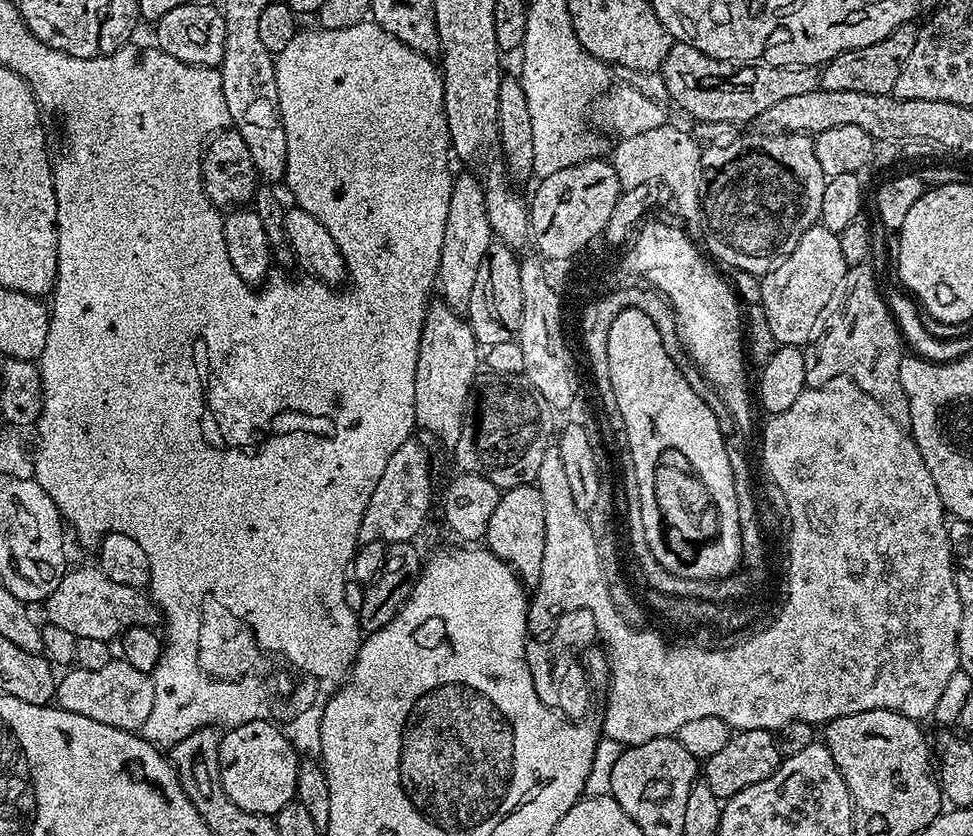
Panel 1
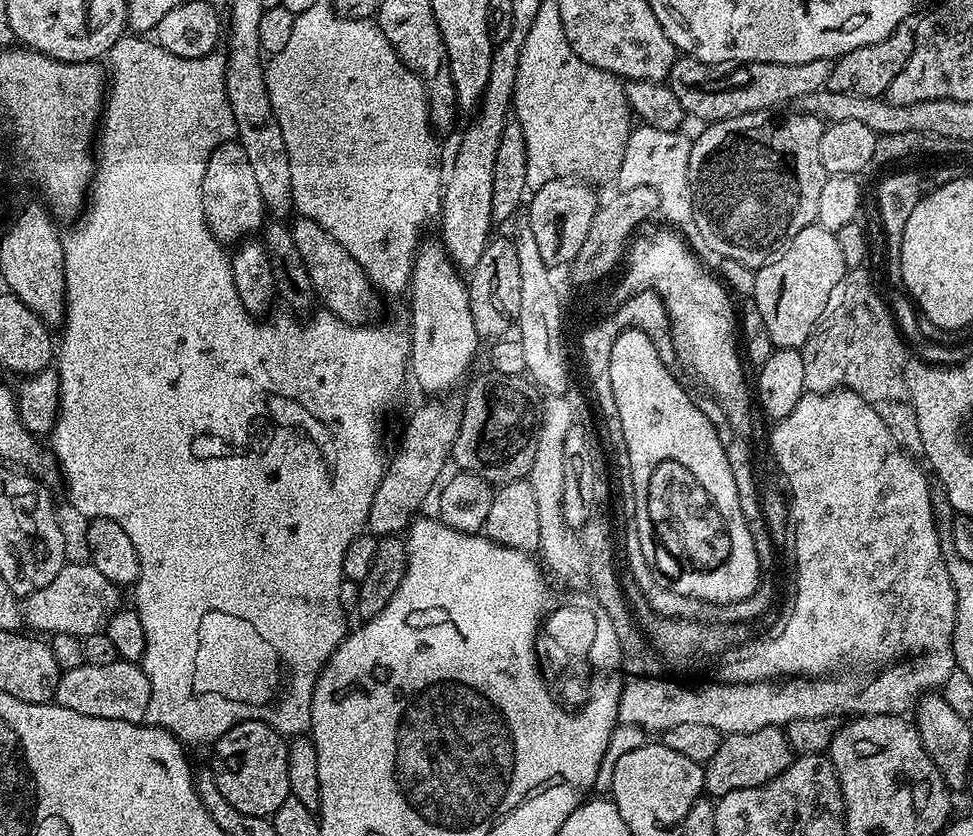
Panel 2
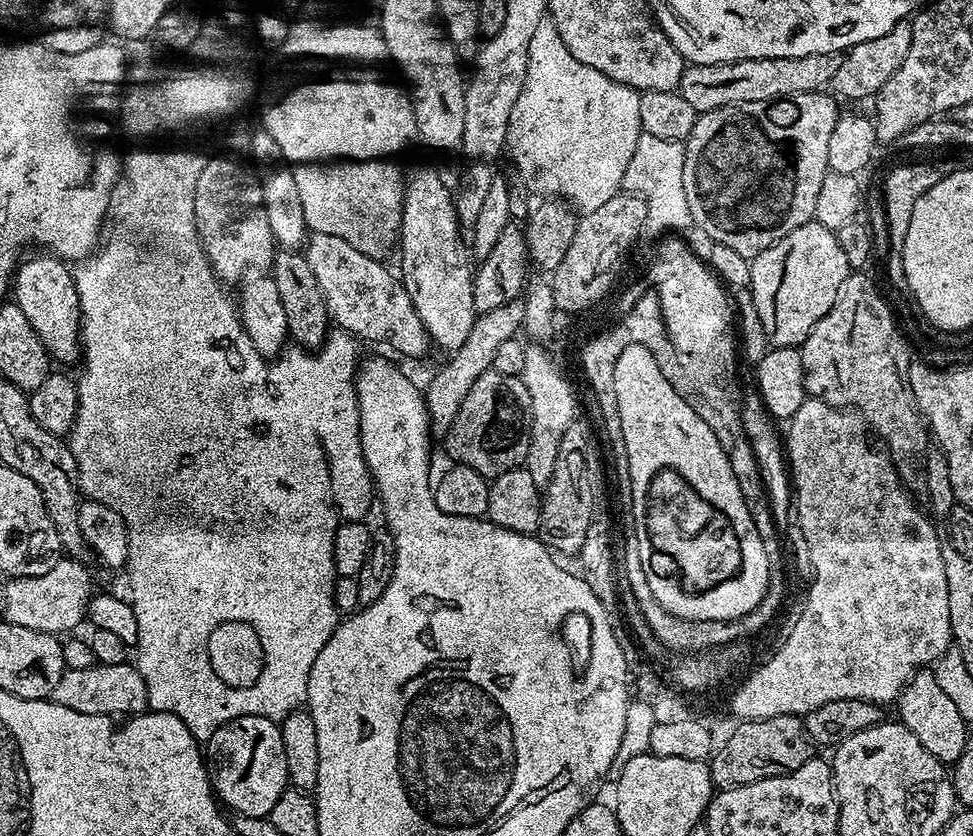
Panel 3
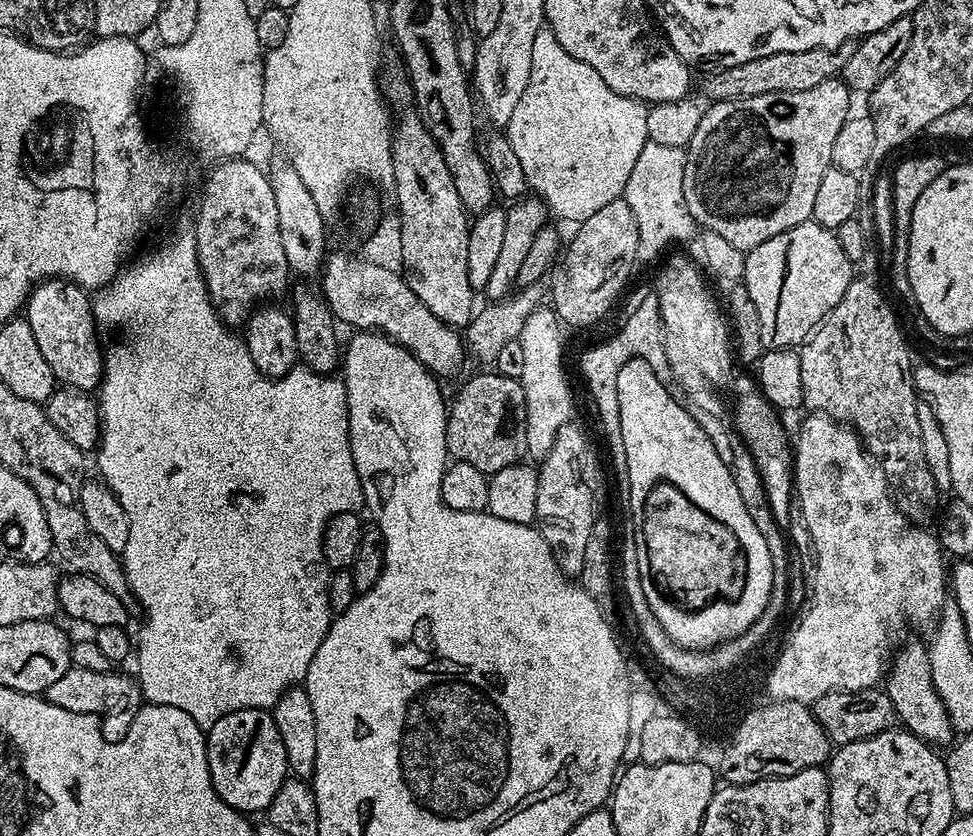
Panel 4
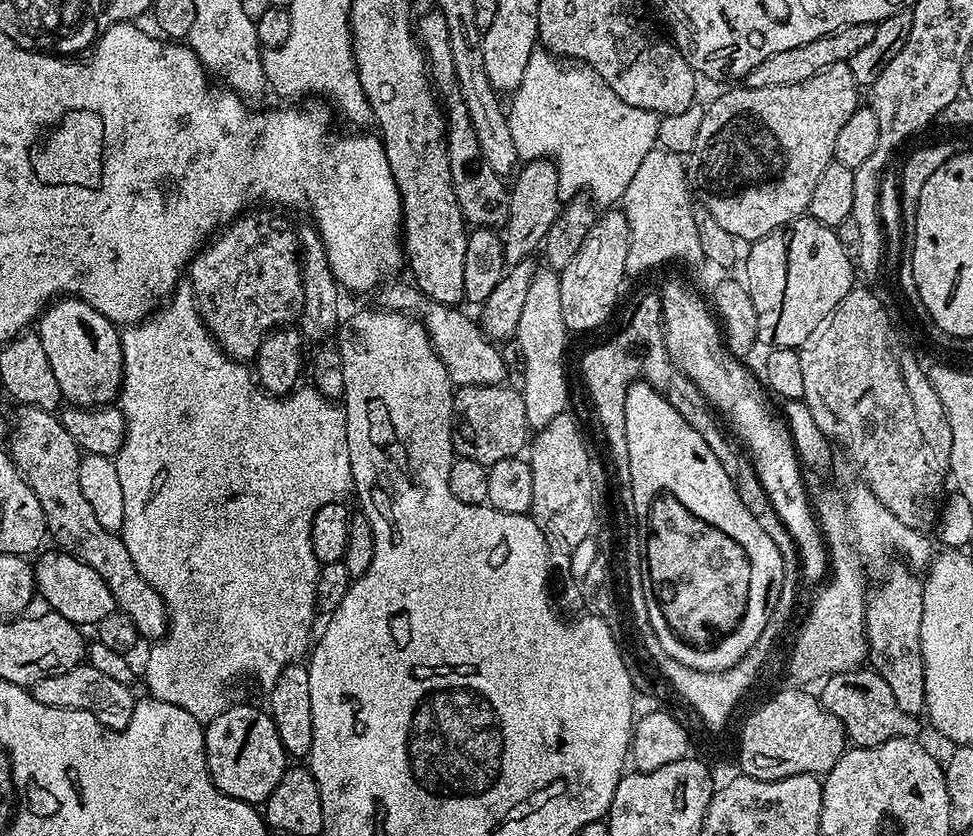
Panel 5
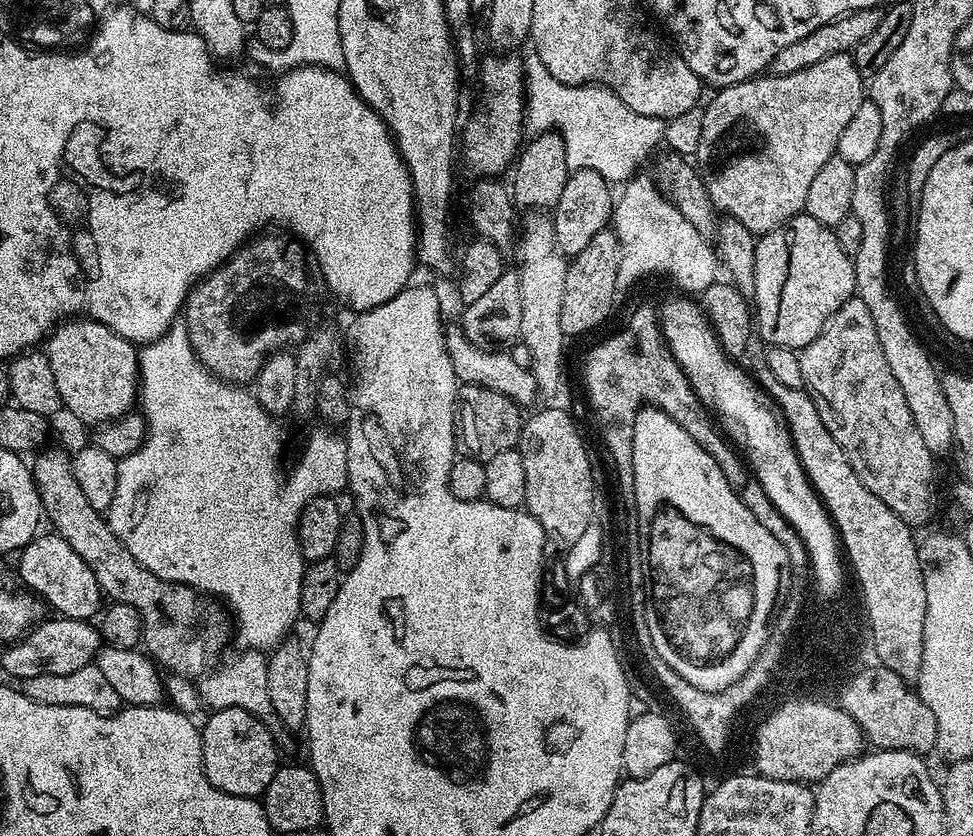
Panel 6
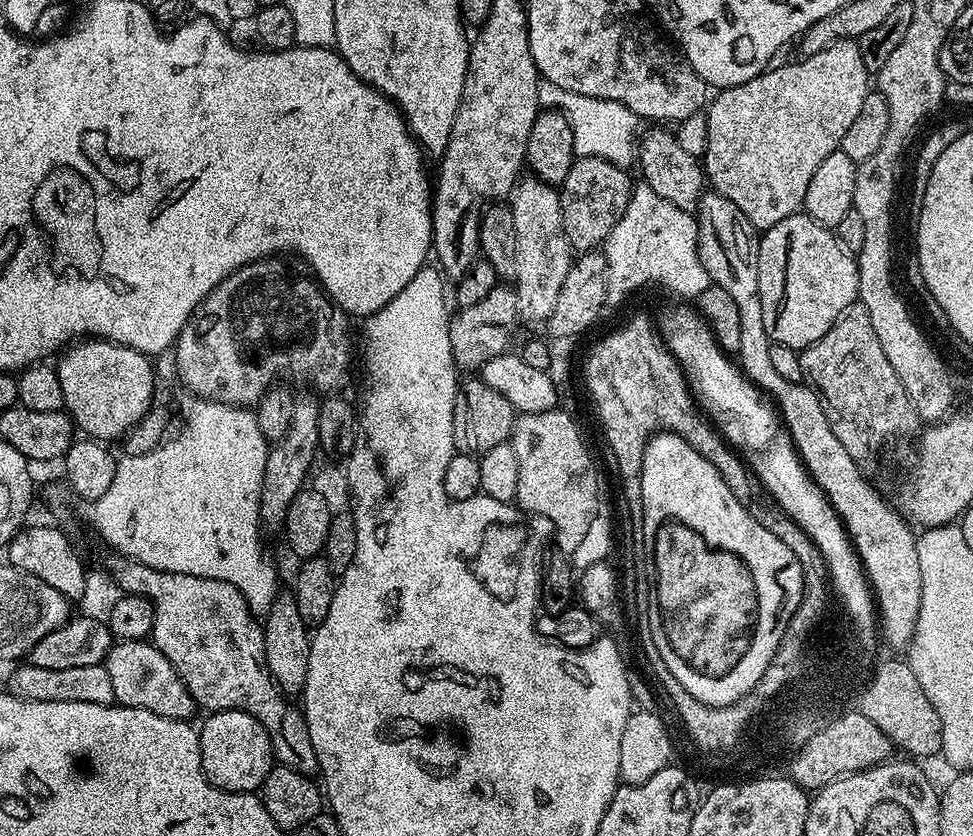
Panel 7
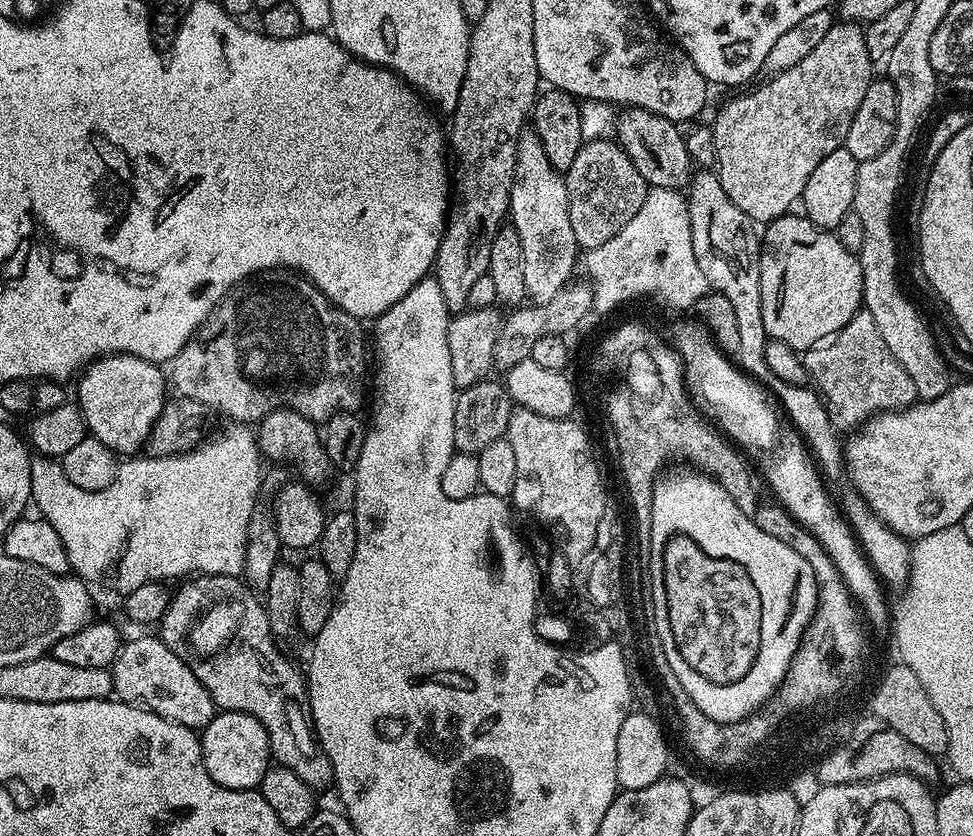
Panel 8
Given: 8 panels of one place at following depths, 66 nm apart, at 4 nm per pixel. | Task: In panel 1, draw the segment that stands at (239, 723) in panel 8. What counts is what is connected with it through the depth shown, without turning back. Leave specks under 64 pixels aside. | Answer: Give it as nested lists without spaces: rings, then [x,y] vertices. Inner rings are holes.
[[[255,720],[227,729],[220,737],[218,762],[224,793],[230,802],[234,802],[234,806],[254,814],[275,817],[282,806],[293,803],[301,761],[296,747],[280,733],[275,724]]]

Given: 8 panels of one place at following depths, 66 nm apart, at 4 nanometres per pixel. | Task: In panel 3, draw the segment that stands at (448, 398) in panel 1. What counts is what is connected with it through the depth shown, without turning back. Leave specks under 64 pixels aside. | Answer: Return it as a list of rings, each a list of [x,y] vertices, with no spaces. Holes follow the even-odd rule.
[[[416,168],[412,173],[407,173],[404,185],[404,210],[403,220],[400,223],[400,239],[398,253],[400,252],[399,275],[404,281],[404,288],[410,294],[410,302],[418,310],[418,318],[426,326],[431,343],[440,348],[445,348],[445,353],[451,354],[466,342],[470,330],[477,318],[474,306],[474,257],[470,251],[467,239],[460,237],[462,225],[456,217],[456,201],[453,189],[448,189],[448,184],[432,168]]]

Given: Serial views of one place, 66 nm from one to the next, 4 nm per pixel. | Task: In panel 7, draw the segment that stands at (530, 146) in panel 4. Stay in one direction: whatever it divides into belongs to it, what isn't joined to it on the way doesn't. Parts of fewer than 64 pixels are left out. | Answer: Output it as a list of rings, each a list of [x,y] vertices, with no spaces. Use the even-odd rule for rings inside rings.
[[[542,82],[539,86],[539,100],[543,107],[558,108],[566,114],[571,130],[574,131],[577,157],[600,157],[623,168],[628,166],[631,158],[633,161],[638,146],[640,120],[628,107],[612,99],[567,92],[562,87],[547,82]]]

